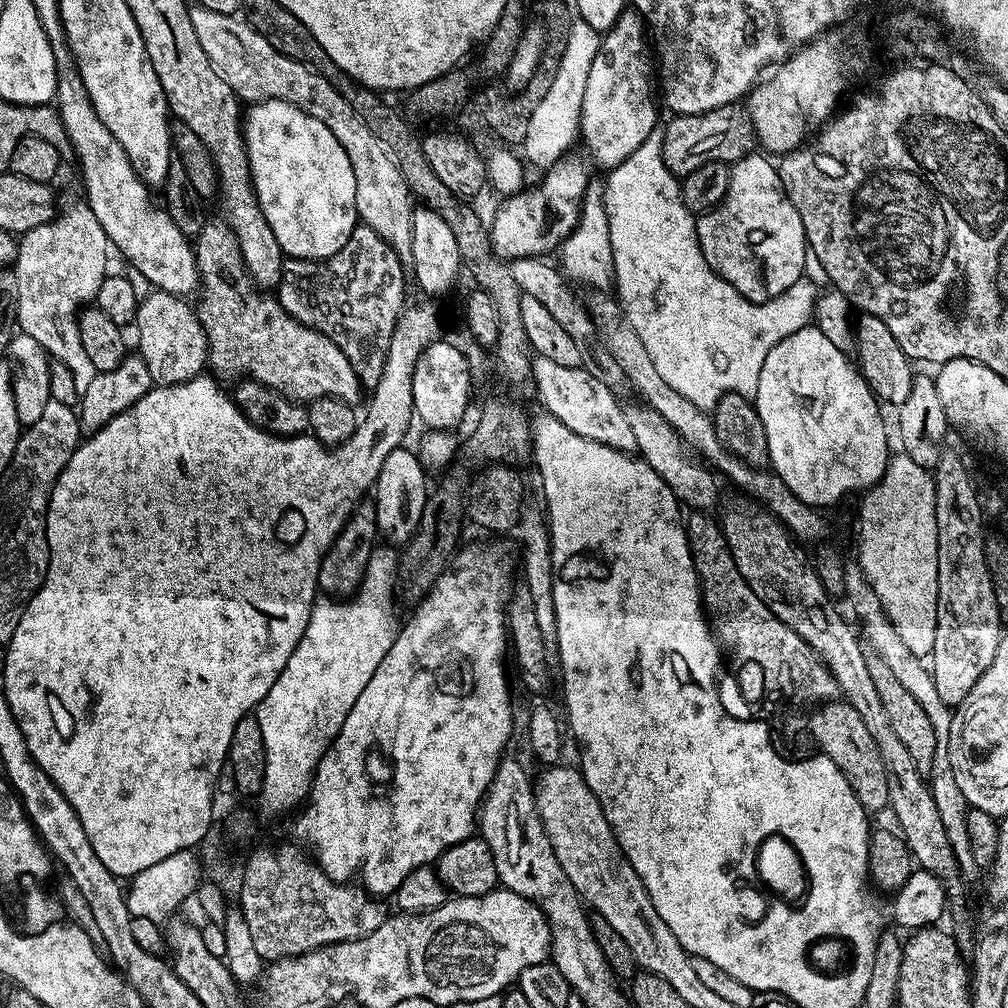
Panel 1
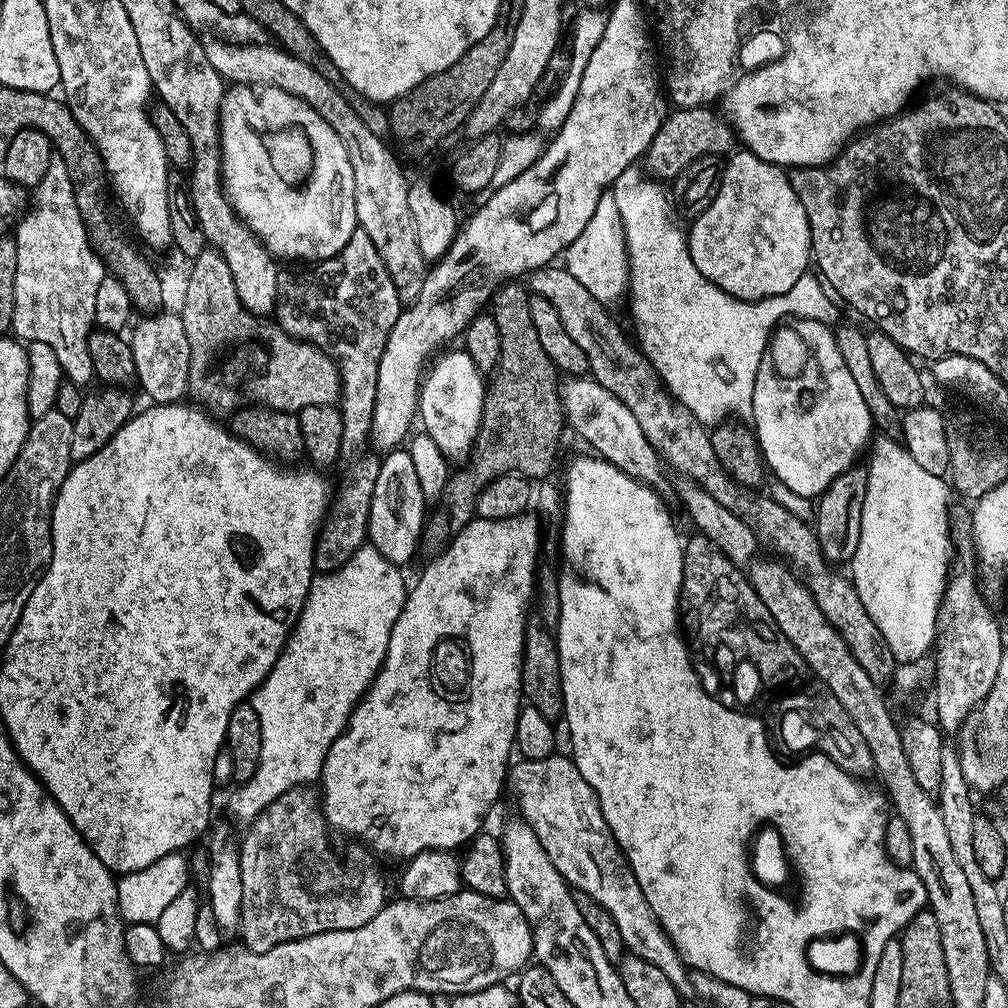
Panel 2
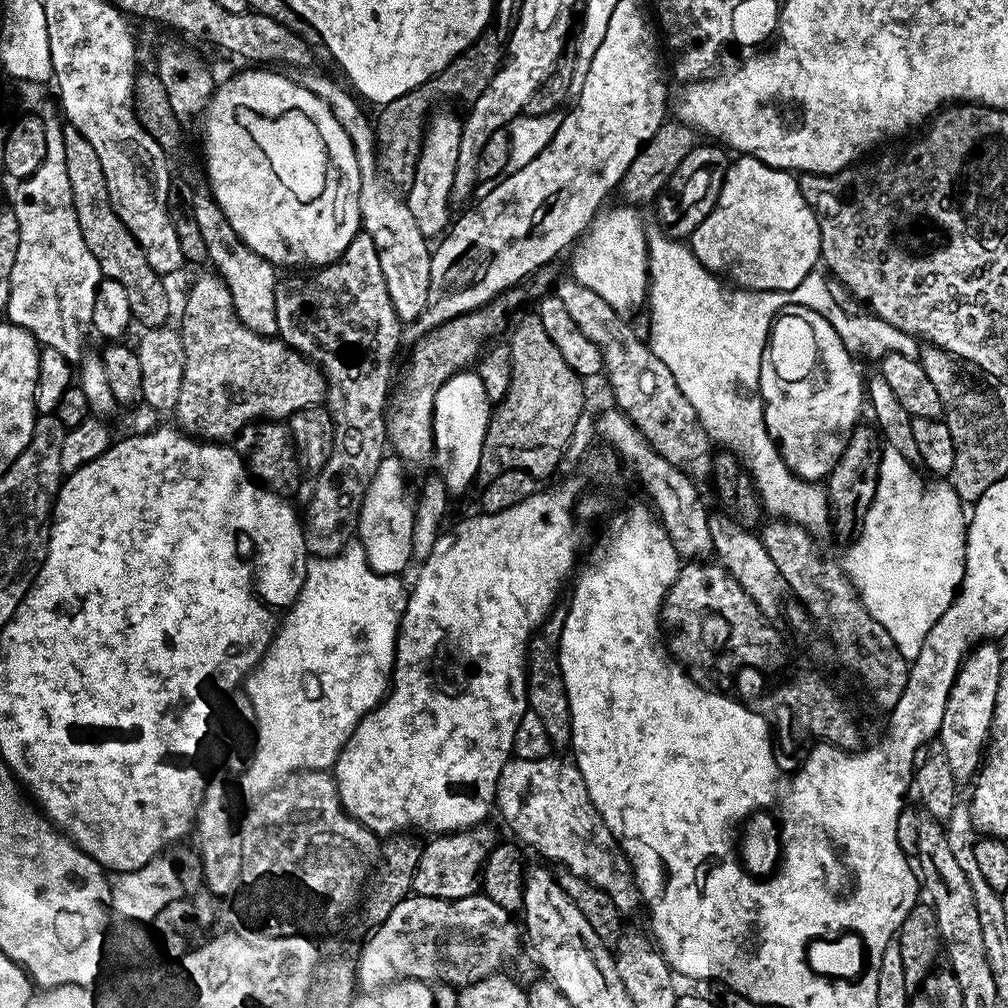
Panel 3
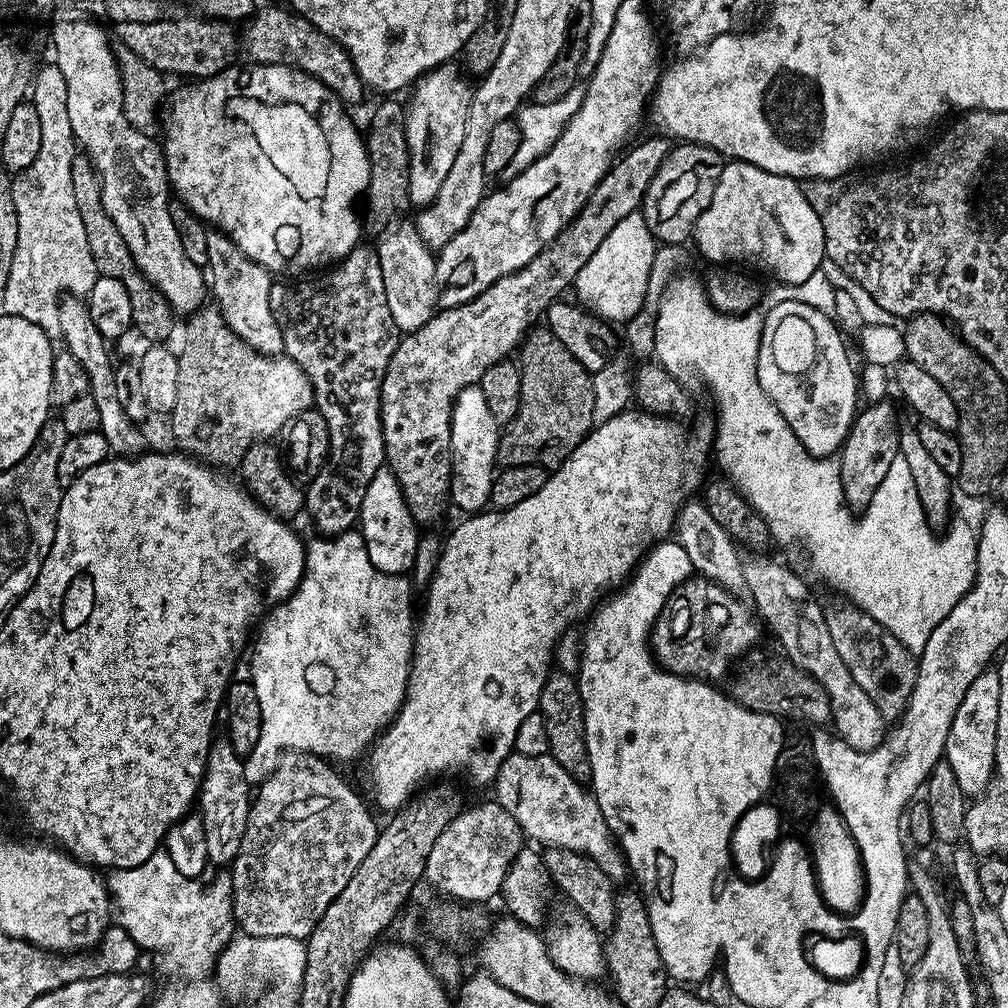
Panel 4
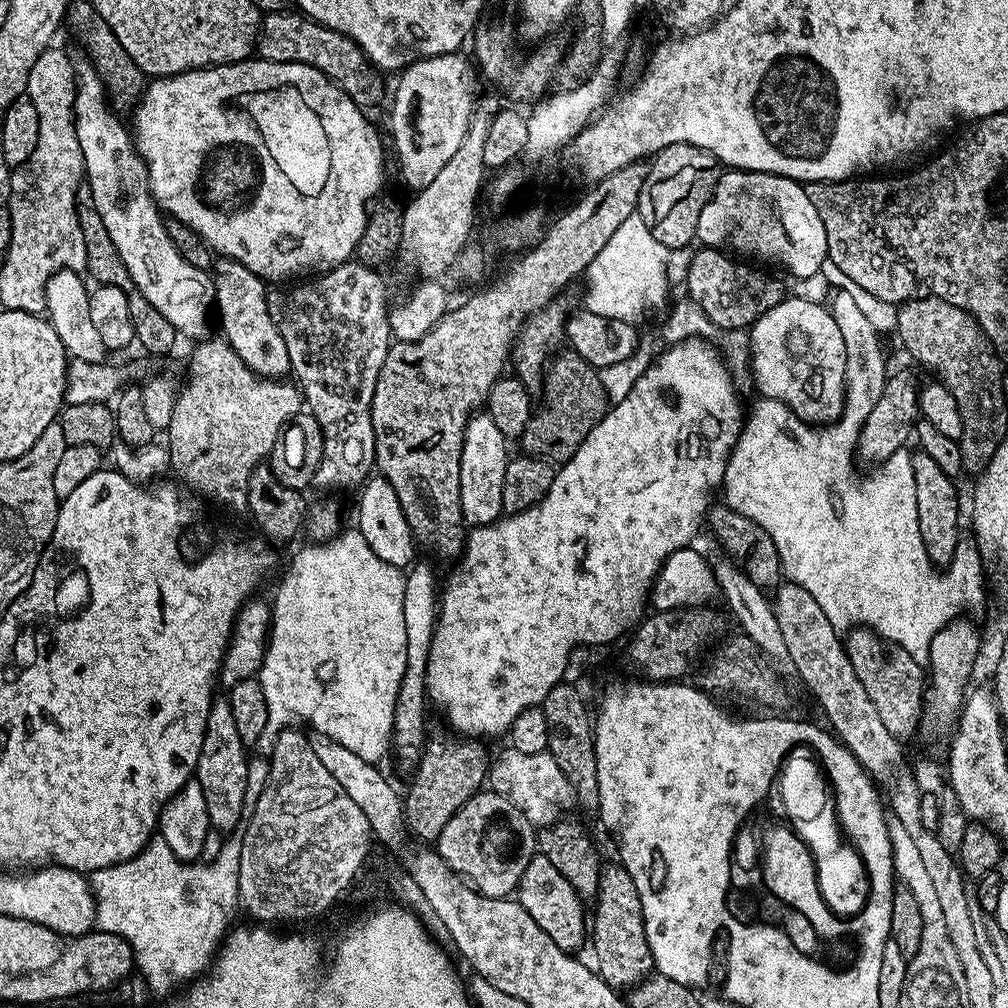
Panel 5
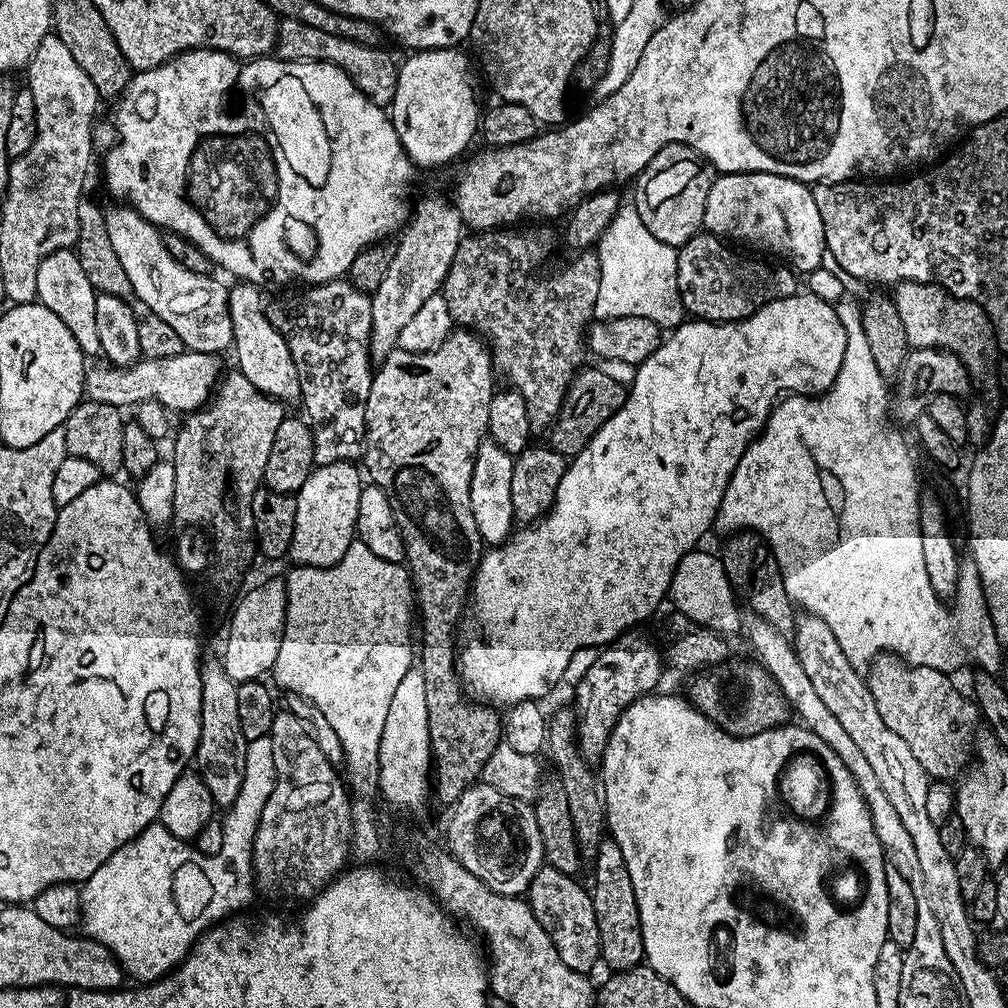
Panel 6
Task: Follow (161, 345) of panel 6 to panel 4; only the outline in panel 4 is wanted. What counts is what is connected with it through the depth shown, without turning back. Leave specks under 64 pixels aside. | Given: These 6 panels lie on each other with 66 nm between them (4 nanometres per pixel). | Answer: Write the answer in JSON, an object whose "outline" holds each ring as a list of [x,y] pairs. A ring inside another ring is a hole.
{"outline":[[[78,154],[74,158],[70,178],[74,182],[74,202],[78,205],[78,214],[82,214],[86,243],[90,245],[90,258],[94,258],[97,273],[118,278],[118,282],[126,286],[126,294],[130,294],[130,310],[135,331],[140,331],[148,342],[167,341],[167,336],[172,332],[174,309],[165,296],[136,268],[134,258],[130,254],[130,246],[126,246],[122,234],[118,234],[118,226],[114,226],[110,214],[106,214],[106,206],[102,206],[100,175],[96,173],[96,167],[92,165],[92,159],[87,154]]]}

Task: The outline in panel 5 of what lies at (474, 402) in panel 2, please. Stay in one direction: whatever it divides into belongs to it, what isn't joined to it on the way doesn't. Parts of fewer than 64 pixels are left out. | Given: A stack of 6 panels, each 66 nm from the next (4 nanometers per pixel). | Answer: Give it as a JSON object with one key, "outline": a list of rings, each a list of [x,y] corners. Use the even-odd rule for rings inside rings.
{"outline":[[[486,414],[471,417],[464,431],[462,446],[462,462],[458,474],[462,514],[469,525],[494,524],[501,519],[504,512],[502,502],[502,482],[506,482],[506,466],[510,459],[509,441],[494,426],[494,422]]]}

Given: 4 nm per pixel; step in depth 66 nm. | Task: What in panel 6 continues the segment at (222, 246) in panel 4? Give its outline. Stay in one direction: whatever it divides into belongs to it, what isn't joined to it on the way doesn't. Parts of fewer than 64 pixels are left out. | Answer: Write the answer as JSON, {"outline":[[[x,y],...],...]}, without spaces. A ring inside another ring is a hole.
{"outline":[[[233,283],[228,288],[228,309],[234,330],[232,348],[236,352],[235,367],[248,379],[250,386],[281,402],[300,400],[300,379],[298,366],[286,346],[286,338],[274,330],[266,311],[265,297],[260,297],[261,289],[254,284]]]}

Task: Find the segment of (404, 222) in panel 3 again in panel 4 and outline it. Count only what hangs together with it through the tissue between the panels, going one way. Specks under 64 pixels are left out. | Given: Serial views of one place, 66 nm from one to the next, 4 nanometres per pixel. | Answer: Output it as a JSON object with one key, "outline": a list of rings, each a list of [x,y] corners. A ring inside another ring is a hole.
{"outline":[[[415,223],[396,224],[385,227],[379,233],[380,241],[374,244],[376,257],[380,259],[380,269],[386,290],[386,302],[394,318],[397,329],[407,334],[418,330],[435,316],[438,311],[436,294],[436,256],[416,232]]]}

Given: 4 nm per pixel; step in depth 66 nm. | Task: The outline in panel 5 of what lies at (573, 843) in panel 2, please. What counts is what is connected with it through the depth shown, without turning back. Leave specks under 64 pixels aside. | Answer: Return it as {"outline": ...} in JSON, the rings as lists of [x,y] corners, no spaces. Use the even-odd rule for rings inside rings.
{"outline":[[[511,746],[500,757],[491,761],[488,769],[487,787],[498,793],[506,802],[518,806],[522,814],[537,829],[547,828],[548,825],[556,823],[565,815],[568,807],[573,807],[574,797],[570,782],[566,782],[566,774],[558,770],[558,762],[549,752],[538,754],[522,754],[522,750]]]}

